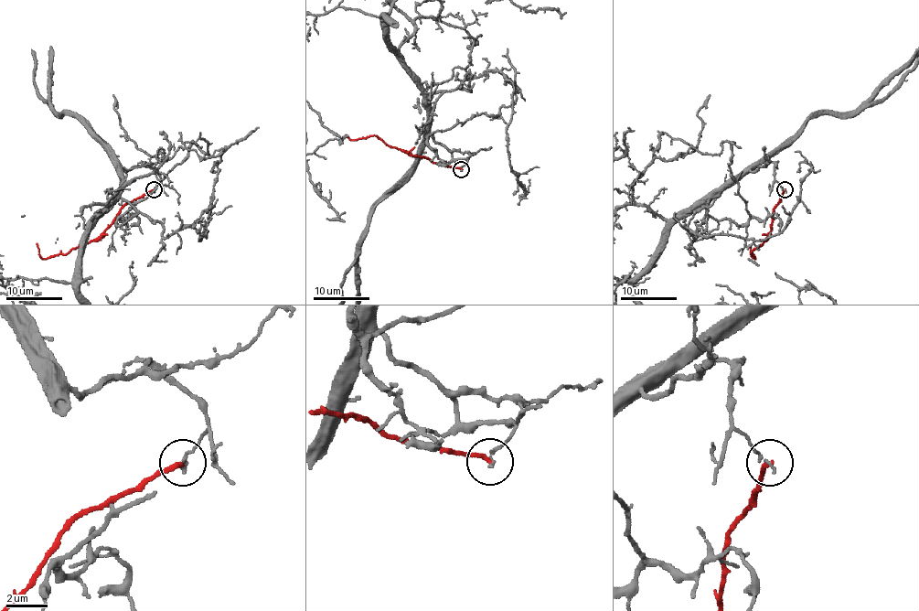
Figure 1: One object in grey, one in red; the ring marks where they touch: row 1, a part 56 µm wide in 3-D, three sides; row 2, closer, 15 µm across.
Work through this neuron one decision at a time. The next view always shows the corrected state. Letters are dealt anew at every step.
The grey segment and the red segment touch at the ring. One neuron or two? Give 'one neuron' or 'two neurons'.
two neurons

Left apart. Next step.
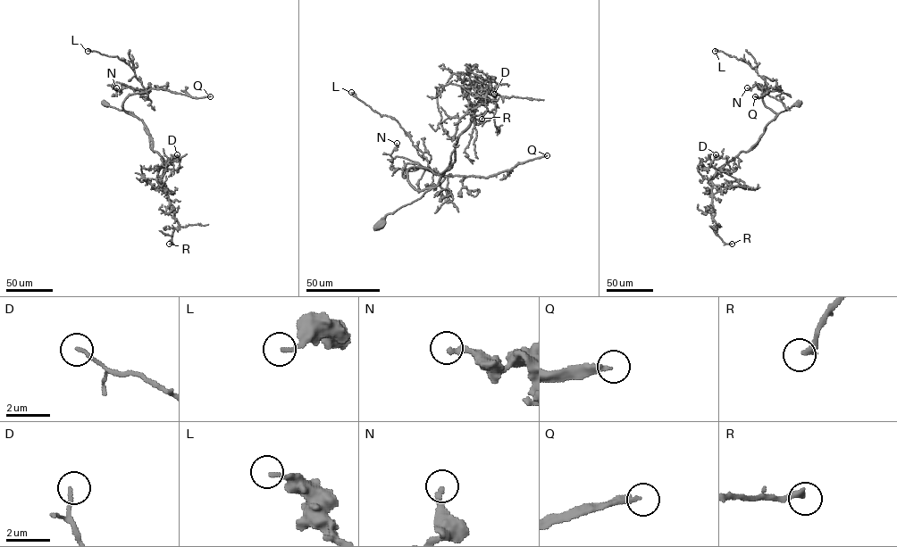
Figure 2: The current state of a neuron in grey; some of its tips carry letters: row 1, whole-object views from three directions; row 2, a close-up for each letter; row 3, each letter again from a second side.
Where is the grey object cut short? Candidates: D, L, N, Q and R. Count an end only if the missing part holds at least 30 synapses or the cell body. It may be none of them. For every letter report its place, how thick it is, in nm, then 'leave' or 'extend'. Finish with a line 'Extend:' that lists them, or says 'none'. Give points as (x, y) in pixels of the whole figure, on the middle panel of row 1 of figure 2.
D: place (494, 94); calibre 160 nm; leave
L: place (351, 92); calibre 180 nm; leave
N: place (397, 143); calibre 240 nm; leave
Q: place (547, 155); calibre 240 nm; extend
R: place (482, 119); calibre 280 nm; extend
Extend: Q, R

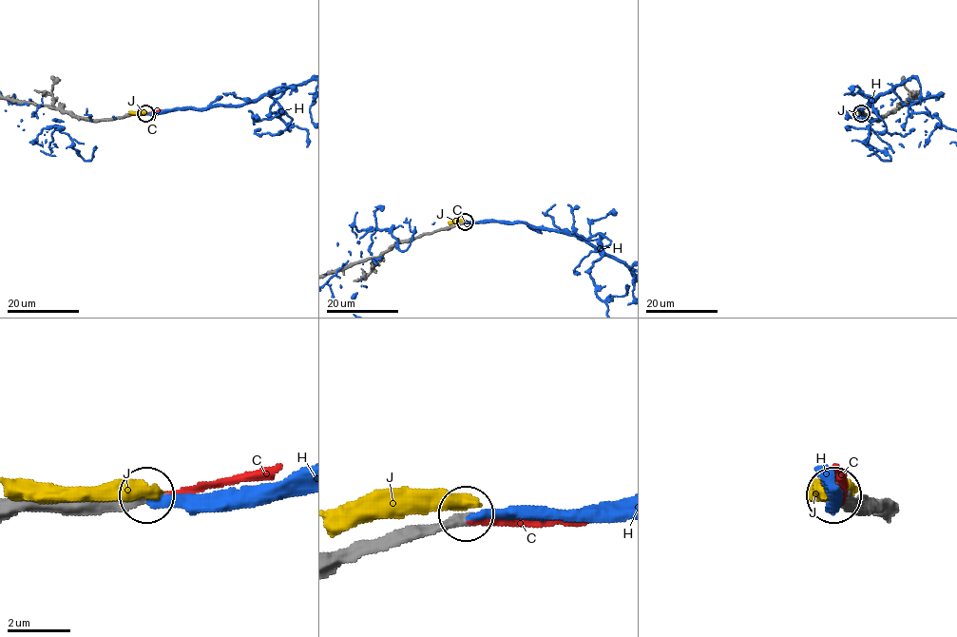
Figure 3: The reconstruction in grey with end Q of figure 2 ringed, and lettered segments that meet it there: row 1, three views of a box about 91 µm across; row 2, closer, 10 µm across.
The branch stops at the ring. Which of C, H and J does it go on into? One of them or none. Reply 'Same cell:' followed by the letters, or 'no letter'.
Same cell: no letter

